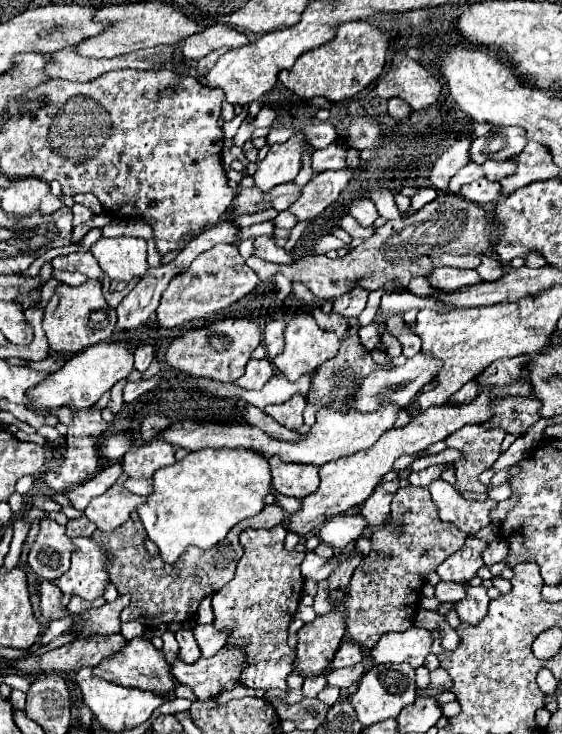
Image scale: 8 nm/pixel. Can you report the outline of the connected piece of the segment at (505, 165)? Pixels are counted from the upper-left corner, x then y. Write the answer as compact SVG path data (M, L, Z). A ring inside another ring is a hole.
M490 159L490 161L482 163L482 171L488 181L502 181L504 177L510 177L516 173L516 167L518 167L518 163L512 159L504 159L504 161Z

